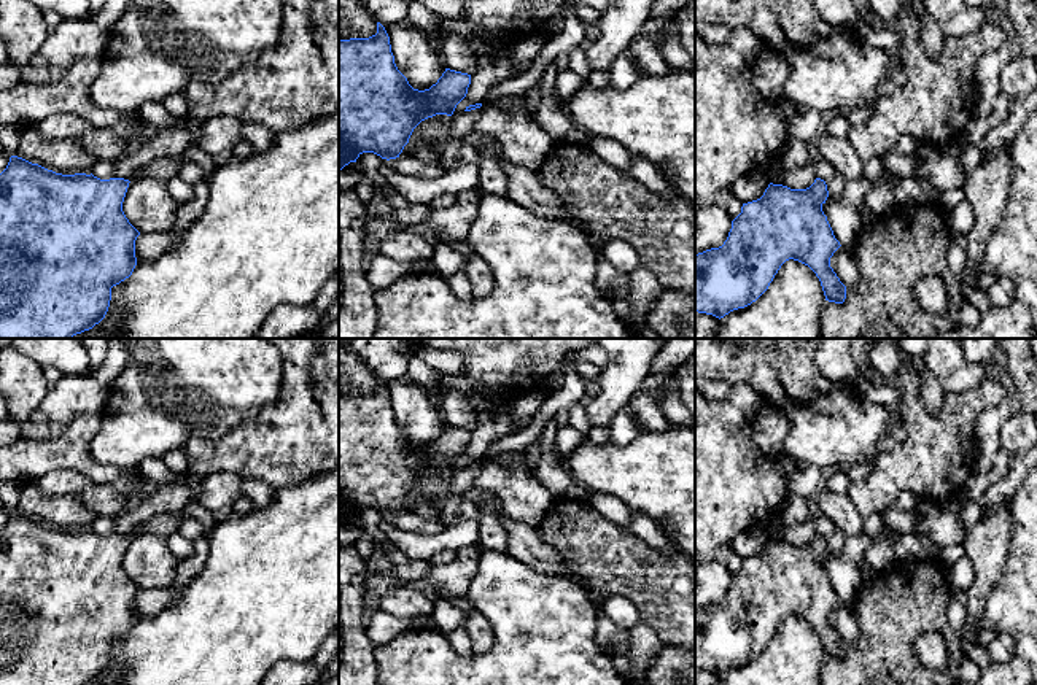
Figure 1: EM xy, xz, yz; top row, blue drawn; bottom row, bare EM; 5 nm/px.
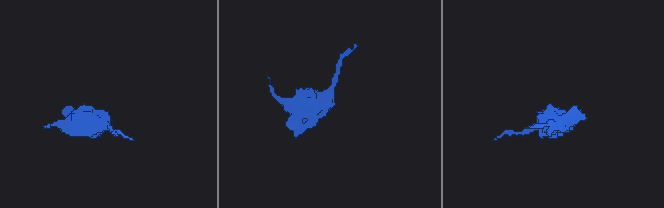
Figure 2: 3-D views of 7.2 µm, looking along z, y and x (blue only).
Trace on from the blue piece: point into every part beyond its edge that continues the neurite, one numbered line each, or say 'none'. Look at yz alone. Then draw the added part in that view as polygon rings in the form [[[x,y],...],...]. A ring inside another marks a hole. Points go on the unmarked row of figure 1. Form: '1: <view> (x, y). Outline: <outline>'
none

